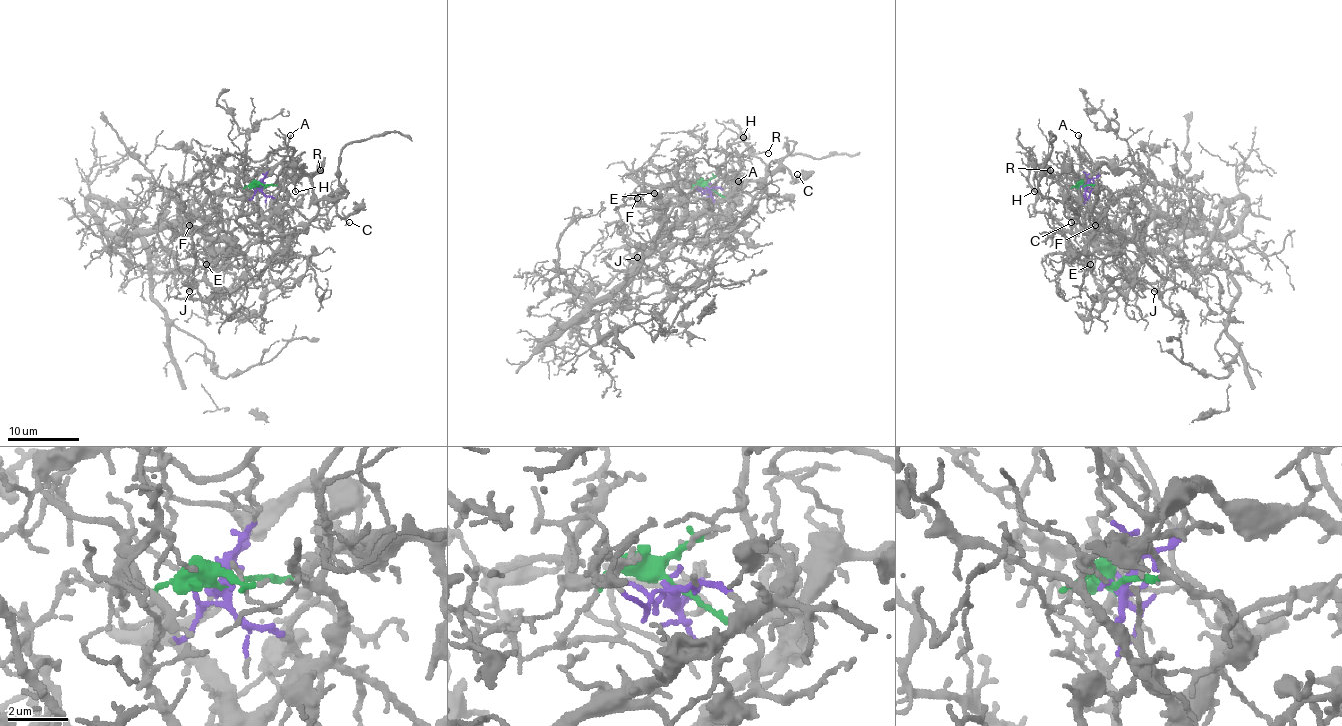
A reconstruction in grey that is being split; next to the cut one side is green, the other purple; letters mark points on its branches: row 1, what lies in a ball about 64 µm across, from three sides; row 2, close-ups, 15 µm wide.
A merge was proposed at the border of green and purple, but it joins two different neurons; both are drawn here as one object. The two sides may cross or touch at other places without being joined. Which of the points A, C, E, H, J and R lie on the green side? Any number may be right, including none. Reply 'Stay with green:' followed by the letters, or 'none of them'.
Stay with green: A, C, H, R

